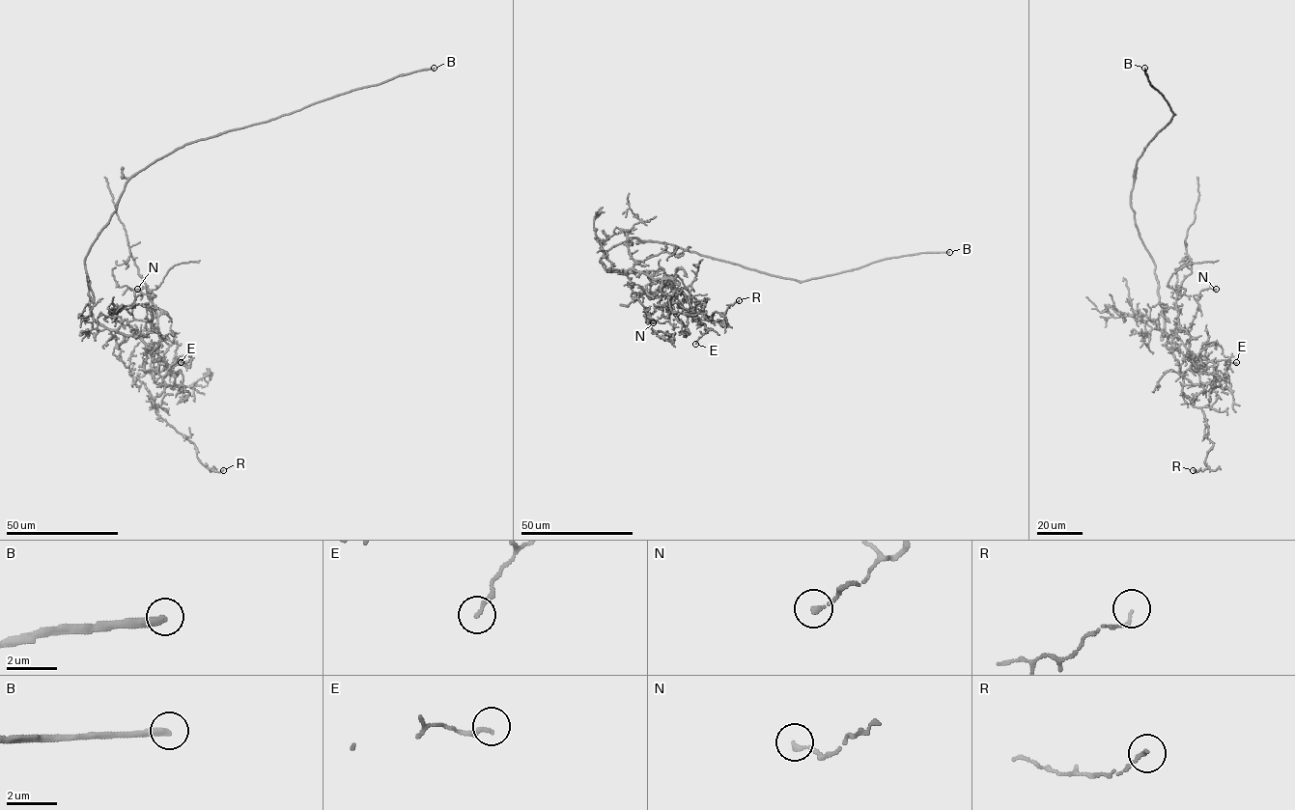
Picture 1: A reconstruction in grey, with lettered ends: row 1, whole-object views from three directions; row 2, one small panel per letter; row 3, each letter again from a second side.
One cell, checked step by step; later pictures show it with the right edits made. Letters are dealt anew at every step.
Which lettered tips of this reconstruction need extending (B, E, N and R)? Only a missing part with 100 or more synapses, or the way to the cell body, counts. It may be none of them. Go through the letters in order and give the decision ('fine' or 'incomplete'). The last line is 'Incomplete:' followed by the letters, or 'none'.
B: incomplete
E: fine
N: fine
R: fine
Incomplete: B

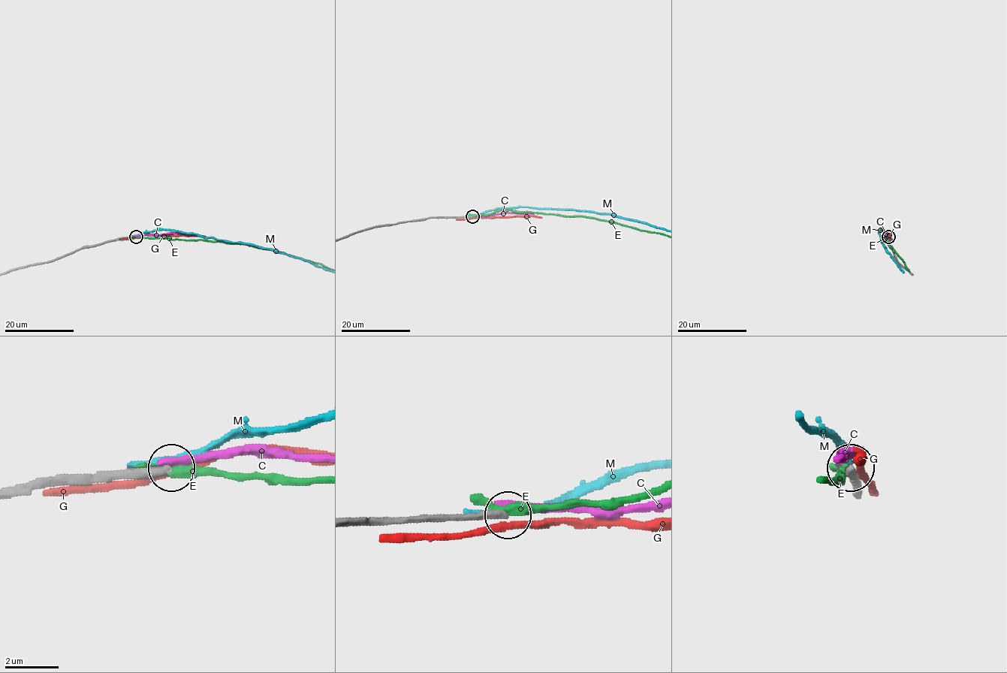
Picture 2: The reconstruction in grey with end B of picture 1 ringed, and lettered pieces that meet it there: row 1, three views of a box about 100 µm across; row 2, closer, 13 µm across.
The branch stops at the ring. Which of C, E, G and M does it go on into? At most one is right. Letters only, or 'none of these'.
none of these

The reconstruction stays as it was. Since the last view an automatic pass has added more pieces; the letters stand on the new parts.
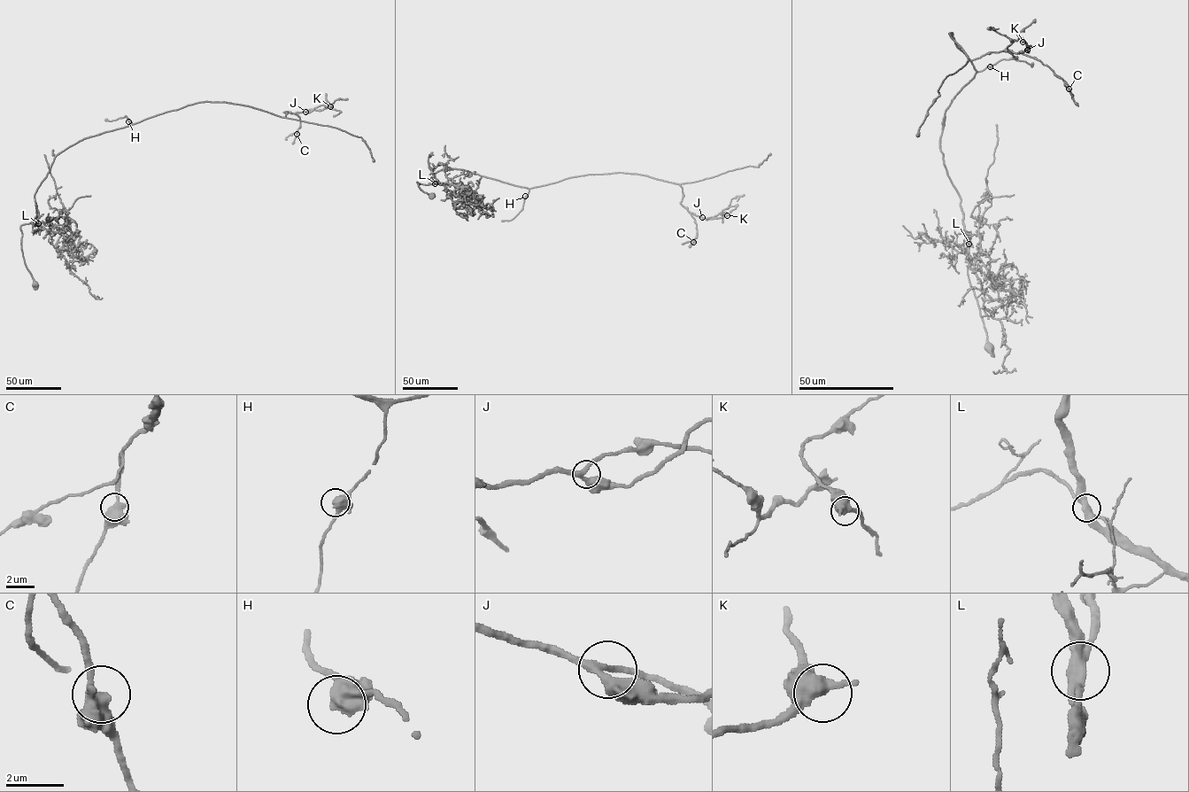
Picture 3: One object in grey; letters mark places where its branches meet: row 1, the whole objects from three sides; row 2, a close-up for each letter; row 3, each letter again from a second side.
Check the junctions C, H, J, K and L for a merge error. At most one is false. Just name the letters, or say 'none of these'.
none of these

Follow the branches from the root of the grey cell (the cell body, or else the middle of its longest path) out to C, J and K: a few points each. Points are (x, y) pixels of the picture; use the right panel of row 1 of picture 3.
C: (990, 347), (940, 150), (945, 112), (976, 73), (949, 34), (969, 59), (1021, 52), (1069, 89)
J: (990, 347), (968, 273), (961, 198), (940, 150), (945, 112), (976, 73), (949, 34), (970, 60), (1027, 50)
K: (990, 347), (940, 150), (945, 112), (976, 73), (949, 34), (970, 60), (1023, 51), (1023, 42)

